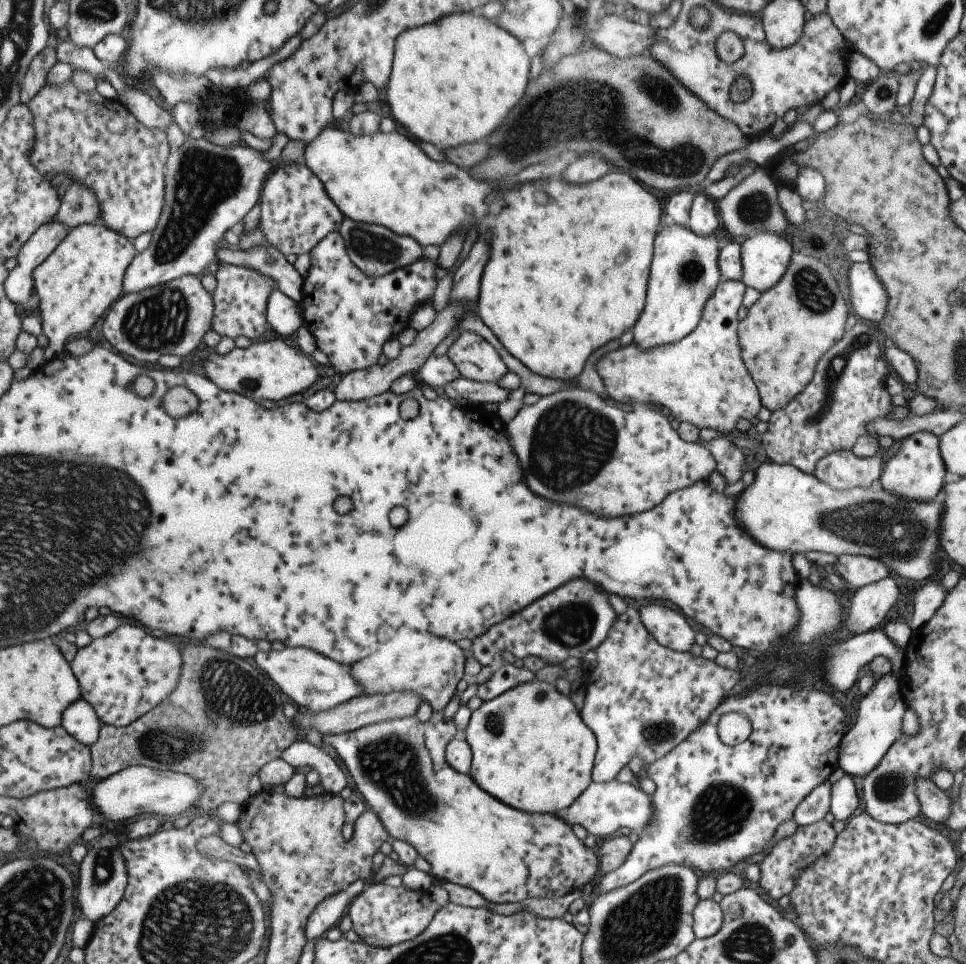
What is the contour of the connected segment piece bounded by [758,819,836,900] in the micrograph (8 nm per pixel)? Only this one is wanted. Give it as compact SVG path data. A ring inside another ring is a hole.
M821 819L812 822L810 825L798 825L791 836L771 845L769 853L763 857L763 860L758 865L760 870L758 884L761 892L771 900L777 900L783 894L791 892L799 870L803 870L805 866L809 866L811 862L815 862L817 858L827 854L831 850L831 846L833 846L835 835L836 833L831 825Z

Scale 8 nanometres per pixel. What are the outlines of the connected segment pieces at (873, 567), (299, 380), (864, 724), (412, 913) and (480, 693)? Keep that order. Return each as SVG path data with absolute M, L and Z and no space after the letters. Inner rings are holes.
M859 554L837 556L831 569L847 582L846 586L850 591L877 582L889 574L889 570L887 566L883 566L883 562Z
M278 337L273 340L252 341L247 348L234 347L220 355L212 352L205 356L202 367L207 380L225 392L234 392L250 399L277 402L283 398L298 395L317 380L317 370L311 357L285 344Z
M889 670L889 673L877 678L871 690L861 698L855 723L845 731L838 744L837 767L845 775L857 778L869 774L879 764L889 746L901 736L901 718L906 709L899 690L898 676L891 674Z
M366 883L364 889L347 905L345 915L351 920L351 930L361 942L375 948L389 948L409 942L421 934L439 906L429 897L429 891L409 890L403 885L391 887L385 883Z
M503 662L502 665L491 672L489 680L478 685L476 696L481 698L481 702L487 702L495 696L503 694L506 690L535 678L535 673L523 667L521 663L509 664Z

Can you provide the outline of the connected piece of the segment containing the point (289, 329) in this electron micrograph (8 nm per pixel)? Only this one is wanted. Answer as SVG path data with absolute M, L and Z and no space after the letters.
M273 289L265 307L267 325L278 336L289 336L302 326L303 320L297 312L297 302L285 296L279 289Z

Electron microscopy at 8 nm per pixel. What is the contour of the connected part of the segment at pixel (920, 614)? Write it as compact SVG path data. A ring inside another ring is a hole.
M924 582L912 592L913 615L909 628L918 629L924 622L927 622L945 598L947 590L939 582Z

